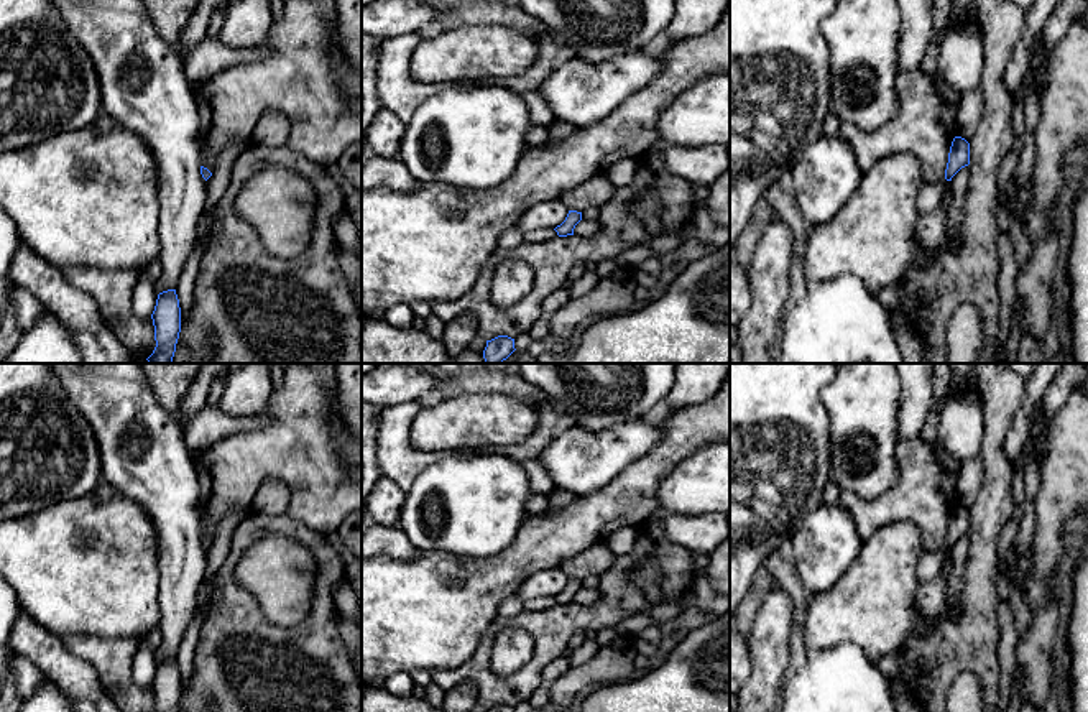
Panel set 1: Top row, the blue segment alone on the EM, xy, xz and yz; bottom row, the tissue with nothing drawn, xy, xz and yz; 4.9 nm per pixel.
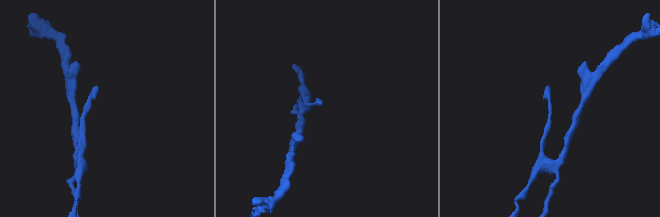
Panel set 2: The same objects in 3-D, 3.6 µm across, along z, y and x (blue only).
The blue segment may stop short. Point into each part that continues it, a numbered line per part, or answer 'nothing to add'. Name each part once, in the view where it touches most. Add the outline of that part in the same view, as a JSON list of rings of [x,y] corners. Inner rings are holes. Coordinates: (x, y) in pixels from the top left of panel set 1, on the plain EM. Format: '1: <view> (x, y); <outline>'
nothing to add

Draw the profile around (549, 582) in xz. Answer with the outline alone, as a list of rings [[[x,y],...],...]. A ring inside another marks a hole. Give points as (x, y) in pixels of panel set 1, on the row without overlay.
[[[560,567],[544,569],[528,577],[518,589],[523,600],[556,597],[569,582],[567,574]]]

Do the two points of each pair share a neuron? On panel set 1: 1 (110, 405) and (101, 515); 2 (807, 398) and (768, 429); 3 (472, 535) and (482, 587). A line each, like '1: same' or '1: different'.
1: different
2: same
3: different

